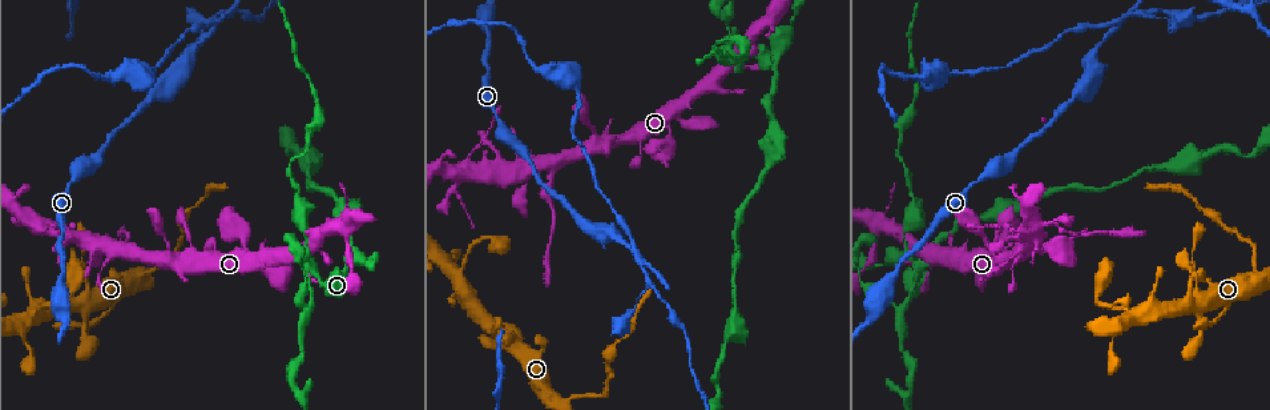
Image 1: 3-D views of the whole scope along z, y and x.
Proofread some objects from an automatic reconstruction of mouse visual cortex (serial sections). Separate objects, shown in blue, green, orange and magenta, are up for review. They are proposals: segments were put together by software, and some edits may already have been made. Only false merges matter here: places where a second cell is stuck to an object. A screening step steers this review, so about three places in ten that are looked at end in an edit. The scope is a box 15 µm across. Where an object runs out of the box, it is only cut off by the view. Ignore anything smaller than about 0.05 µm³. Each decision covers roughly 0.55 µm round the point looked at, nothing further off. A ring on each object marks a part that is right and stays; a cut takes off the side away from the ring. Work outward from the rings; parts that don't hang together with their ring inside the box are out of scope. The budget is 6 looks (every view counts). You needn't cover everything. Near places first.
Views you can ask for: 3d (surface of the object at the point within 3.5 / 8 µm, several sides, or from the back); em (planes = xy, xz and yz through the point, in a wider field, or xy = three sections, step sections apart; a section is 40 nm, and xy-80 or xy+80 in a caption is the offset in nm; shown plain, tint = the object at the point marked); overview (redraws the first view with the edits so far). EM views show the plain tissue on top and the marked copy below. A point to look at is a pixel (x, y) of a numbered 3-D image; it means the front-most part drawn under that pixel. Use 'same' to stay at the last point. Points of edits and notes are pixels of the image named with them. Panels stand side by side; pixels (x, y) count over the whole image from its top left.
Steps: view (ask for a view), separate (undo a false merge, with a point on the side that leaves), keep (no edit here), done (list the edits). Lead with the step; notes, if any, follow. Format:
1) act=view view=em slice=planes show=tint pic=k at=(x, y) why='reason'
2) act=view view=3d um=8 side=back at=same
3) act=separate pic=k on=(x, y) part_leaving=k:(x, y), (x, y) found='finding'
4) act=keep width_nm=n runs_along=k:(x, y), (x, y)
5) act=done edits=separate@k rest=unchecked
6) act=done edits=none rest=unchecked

act=view view=3d um=3.5 side=back pic=1 at=(81, 254) why='sudden change in width'

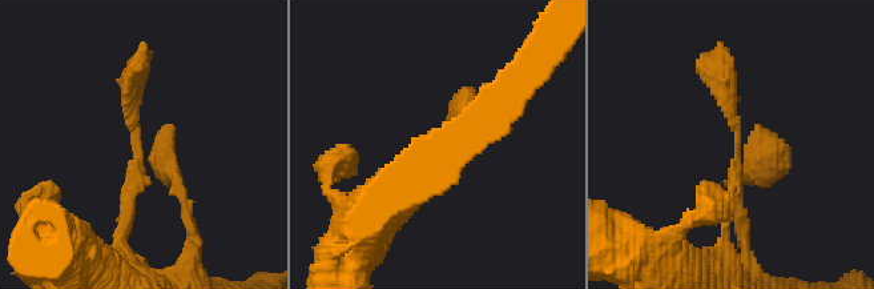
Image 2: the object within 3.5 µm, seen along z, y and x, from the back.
act=view view=em slice=xy step=1 show=tint pic=2 at=(736, 146) why='need the tissue'

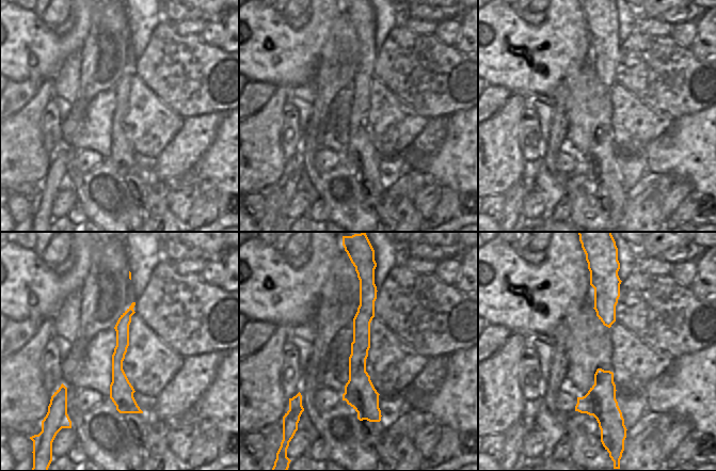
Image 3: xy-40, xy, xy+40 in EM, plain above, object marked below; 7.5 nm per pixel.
act=keep runs_along=2:(125, 231), (141, 63) found='all the same cell'

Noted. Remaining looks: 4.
act=view view=3d um=3.5 pic=1 at=(1256, 269) why='sharp bend'

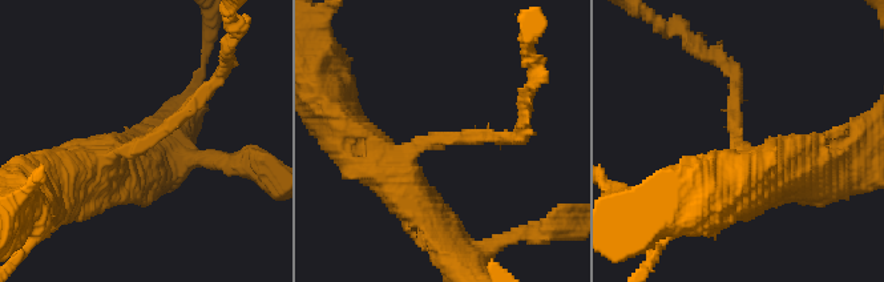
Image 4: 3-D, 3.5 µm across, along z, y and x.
act=view view=em slice=xy step=5 show=tint pic=4 at=(740, 147) arm_widths_nm=150,450 why='shape alone is not enough'

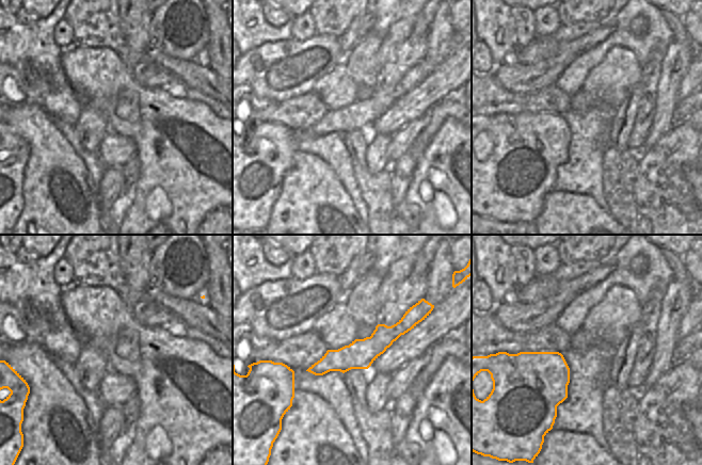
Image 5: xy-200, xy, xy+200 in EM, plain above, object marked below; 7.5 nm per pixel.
act=view view=em slice=xy step=1 show=tint at=same why='another direction'

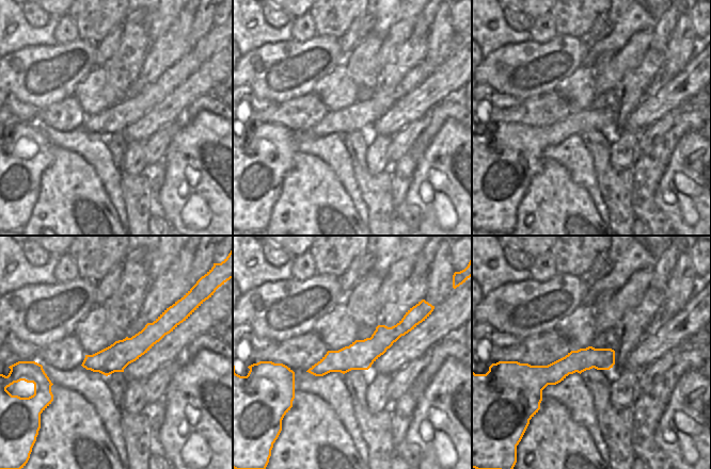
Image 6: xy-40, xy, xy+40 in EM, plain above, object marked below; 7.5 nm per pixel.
act=separate pic=4 on=(738, 96) border=6:(381, 325), (400, 336) found='a second cell is stuck on'

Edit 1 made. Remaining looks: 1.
act=done edits=separate@4 rest=unchecked

